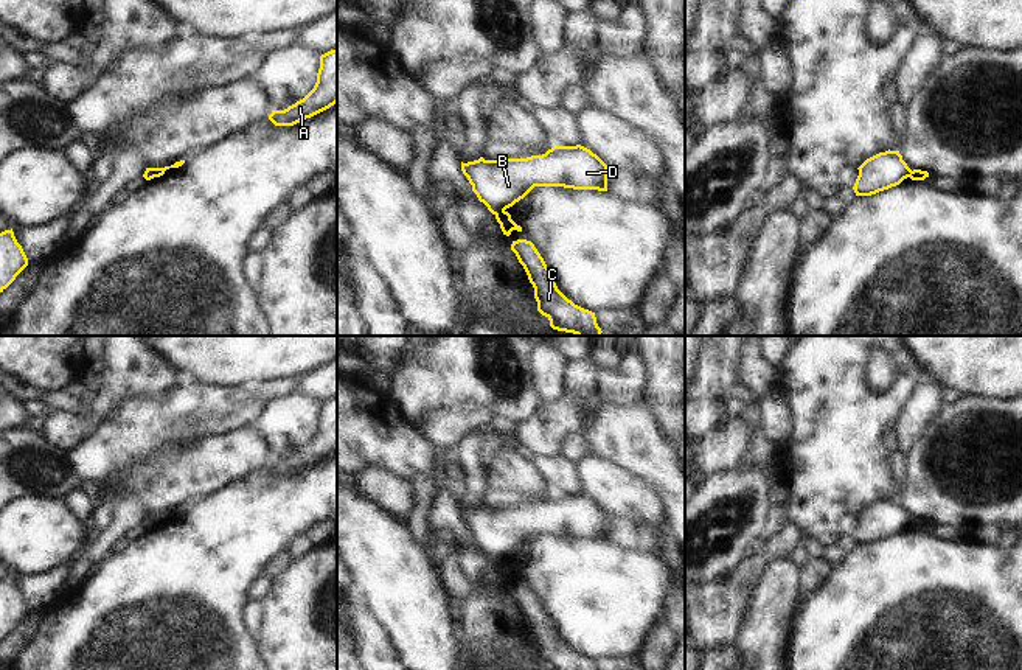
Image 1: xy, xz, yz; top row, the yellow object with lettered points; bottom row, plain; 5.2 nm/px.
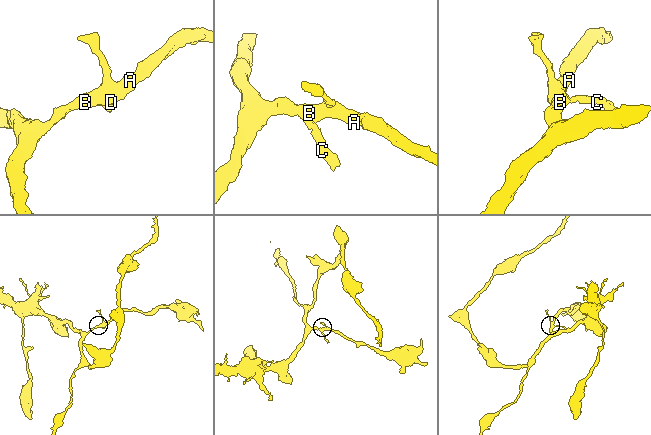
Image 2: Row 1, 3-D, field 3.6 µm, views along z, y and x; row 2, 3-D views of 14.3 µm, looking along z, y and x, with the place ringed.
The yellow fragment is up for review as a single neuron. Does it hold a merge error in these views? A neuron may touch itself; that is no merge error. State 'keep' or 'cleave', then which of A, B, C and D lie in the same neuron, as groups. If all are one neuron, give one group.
cleave; groups A B D / C

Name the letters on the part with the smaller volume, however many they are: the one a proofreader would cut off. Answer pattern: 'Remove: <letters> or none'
Remove: C

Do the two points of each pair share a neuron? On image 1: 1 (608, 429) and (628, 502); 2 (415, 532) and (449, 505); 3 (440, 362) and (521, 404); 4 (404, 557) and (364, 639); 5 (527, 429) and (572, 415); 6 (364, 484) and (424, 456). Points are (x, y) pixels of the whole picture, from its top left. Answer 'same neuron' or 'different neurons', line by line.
1: different neurons
2: different neurons
3: same neuron
4: different neurons
5: same neuron
6: different neurons

